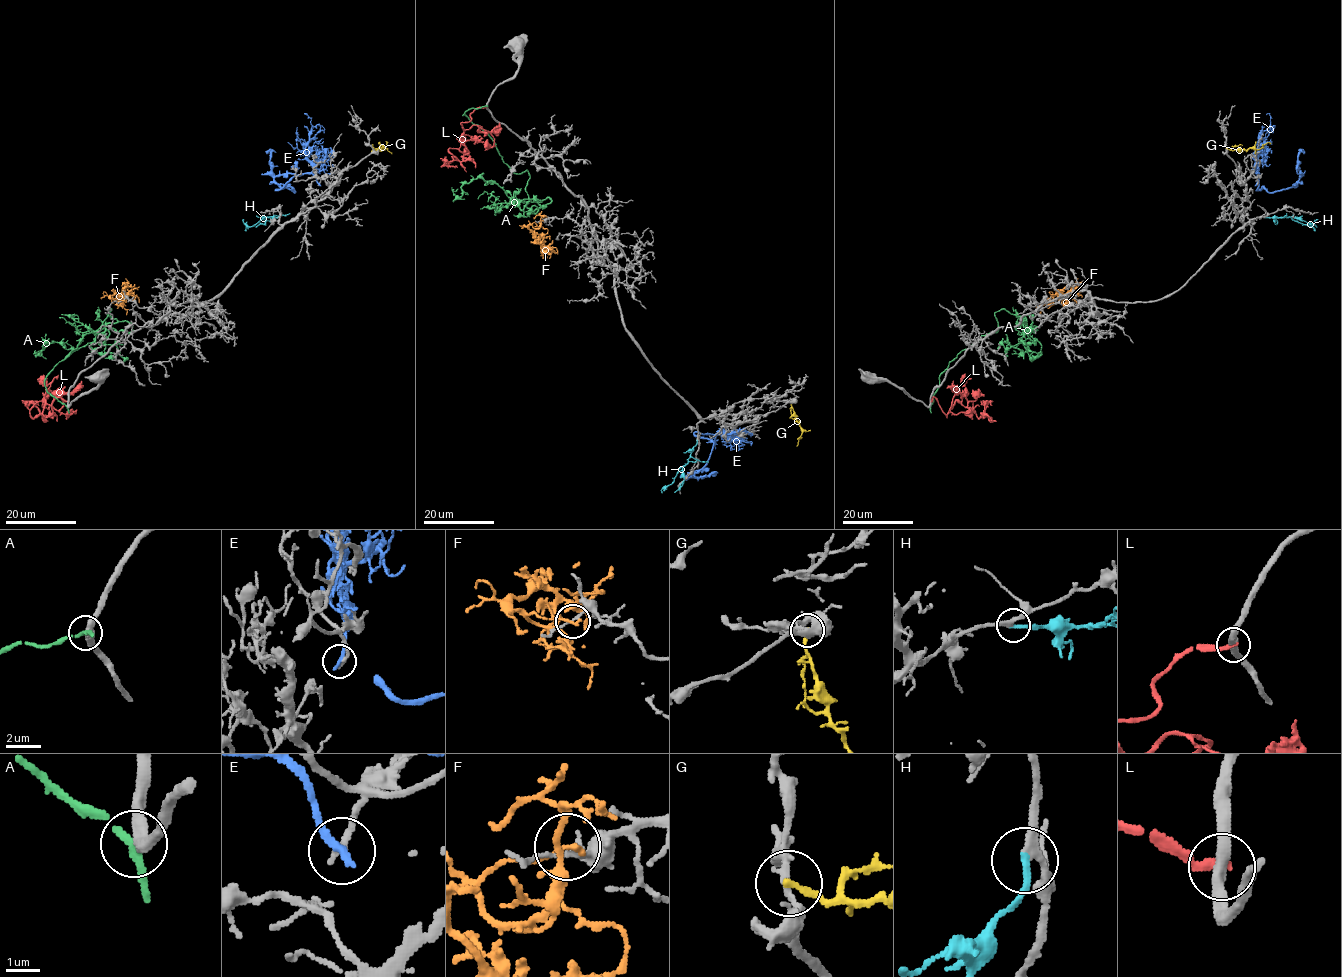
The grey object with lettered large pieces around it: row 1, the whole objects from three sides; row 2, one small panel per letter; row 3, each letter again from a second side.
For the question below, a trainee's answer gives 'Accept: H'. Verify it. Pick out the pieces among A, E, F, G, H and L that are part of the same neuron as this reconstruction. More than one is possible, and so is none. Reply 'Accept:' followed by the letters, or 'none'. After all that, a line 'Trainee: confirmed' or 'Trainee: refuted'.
Accept: H
Trainee: confirmed

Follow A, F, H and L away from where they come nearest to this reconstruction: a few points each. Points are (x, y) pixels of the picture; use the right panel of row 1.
A: (930, 406), (939, 376), (997, 332), (1000, 310), (1026, 318), (1022, 342), (1002, 344), (1021, 351), (1013, 350)
F: (1045, 300), (1061, 294), (1066, 296), (1070, 292), (1077, 303)
H: (1265, 217), (1291, 217), (1308, 226), (1317, 219)
L: (931, 401), (934, 397), (946, 417), (956, 401), (966, 406), (973, 401), (978, 418), (989, 401), (992, 405)

